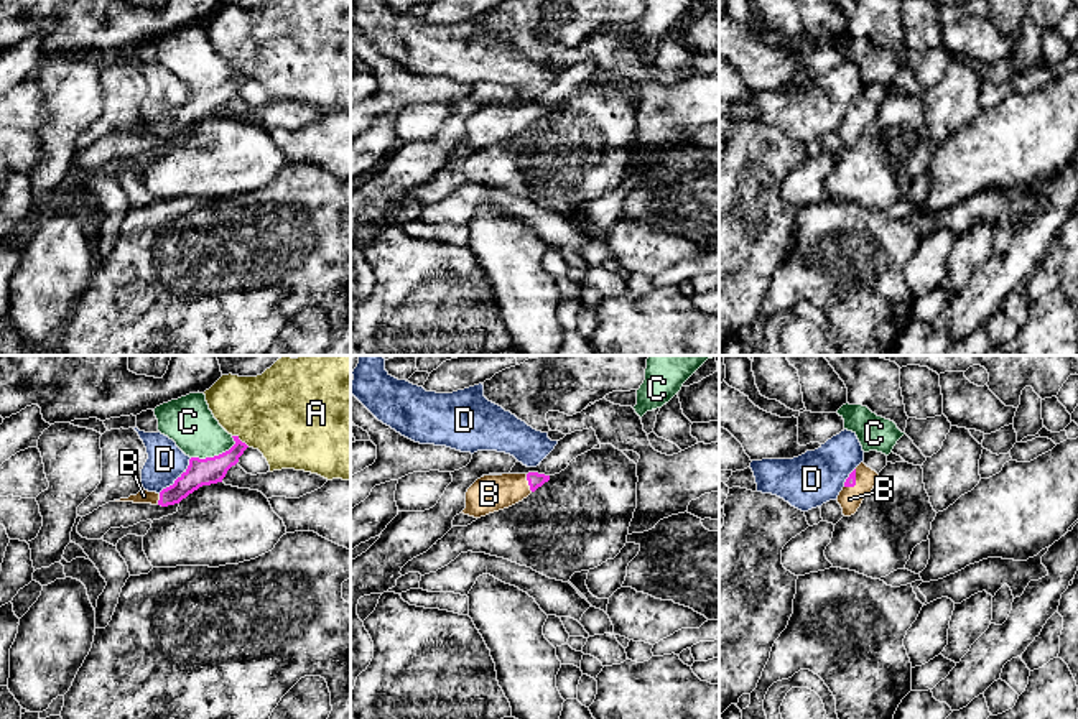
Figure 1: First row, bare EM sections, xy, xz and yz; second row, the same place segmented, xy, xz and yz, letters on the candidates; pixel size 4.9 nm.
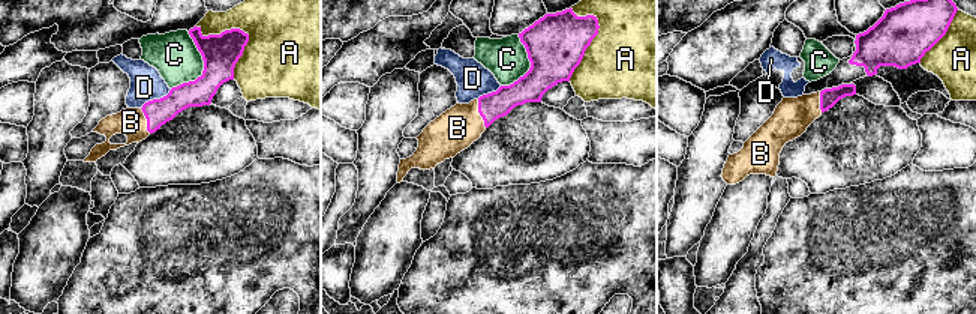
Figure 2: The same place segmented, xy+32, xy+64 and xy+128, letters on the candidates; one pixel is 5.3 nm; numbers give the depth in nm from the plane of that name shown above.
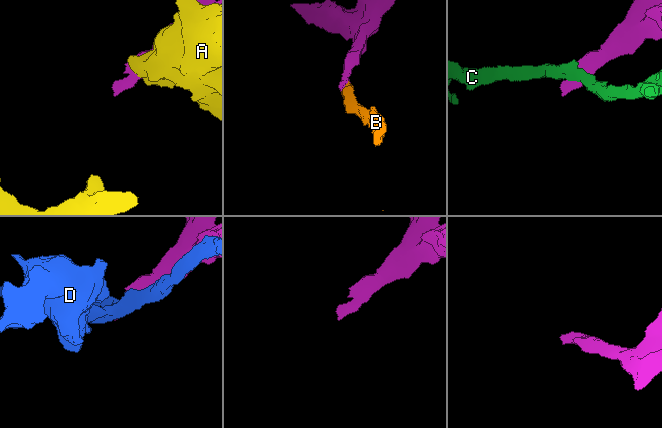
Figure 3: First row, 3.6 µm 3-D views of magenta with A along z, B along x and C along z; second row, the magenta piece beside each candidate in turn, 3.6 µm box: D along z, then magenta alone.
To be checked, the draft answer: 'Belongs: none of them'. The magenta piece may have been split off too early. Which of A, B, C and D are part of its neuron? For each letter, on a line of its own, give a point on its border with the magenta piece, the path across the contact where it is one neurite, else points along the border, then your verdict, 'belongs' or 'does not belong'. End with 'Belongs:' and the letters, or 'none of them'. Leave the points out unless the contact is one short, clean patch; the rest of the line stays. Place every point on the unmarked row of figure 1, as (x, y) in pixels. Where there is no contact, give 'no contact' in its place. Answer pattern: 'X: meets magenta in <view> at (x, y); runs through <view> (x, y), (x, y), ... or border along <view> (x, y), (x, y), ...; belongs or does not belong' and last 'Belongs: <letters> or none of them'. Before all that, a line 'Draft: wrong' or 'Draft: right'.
Draft: wrong
A: meets magenta in xy at (239, 71); does not belong
B: meets magenta in xz at (529, 114); runs through xz (535, 111), (529, 114), (489, 125); belongs
C: meets magenta in xy at (214, 88); does not belong
D: meets magenta in xy at (178, 109); does not belong
Belongs: B

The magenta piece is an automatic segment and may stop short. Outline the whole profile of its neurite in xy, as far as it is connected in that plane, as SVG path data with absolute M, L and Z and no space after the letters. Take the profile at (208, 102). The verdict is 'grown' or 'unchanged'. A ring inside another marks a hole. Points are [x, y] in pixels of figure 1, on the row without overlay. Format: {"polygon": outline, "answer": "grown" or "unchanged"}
{"polygon": "M239 67L232 69L235 76L219 87L206 90L191 89L188 100L174 112L173 117L163 120L160 125L142 120L137 127L130 127L128 130L120 130L115 133L151 135L168 138L179 135L183 130L186 130L189 125L193 125L202 117L222 114L227 102L239 94L239 89L249 79L239 71Z", "answer": "grown"}

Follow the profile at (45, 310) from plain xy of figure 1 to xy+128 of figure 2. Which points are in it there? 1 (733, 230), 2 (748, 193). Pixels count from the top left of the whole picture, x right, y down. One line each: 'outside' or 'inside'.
1: inside
2: inside

